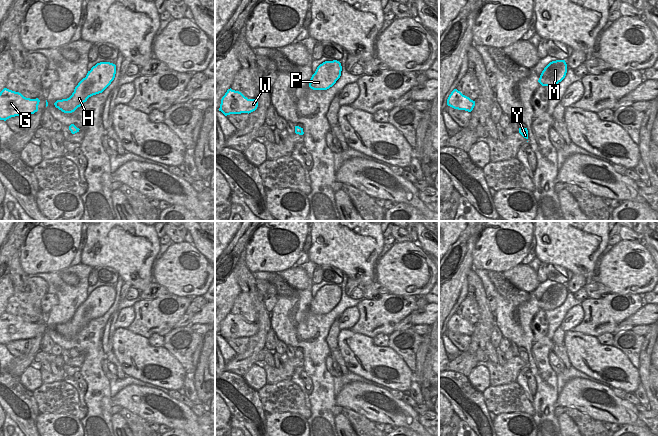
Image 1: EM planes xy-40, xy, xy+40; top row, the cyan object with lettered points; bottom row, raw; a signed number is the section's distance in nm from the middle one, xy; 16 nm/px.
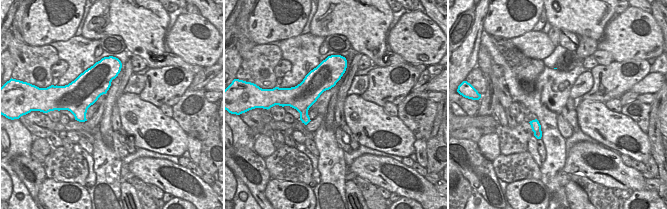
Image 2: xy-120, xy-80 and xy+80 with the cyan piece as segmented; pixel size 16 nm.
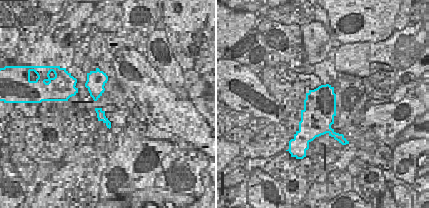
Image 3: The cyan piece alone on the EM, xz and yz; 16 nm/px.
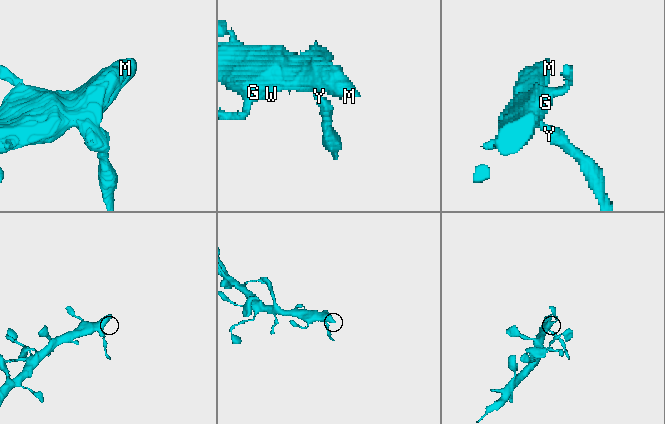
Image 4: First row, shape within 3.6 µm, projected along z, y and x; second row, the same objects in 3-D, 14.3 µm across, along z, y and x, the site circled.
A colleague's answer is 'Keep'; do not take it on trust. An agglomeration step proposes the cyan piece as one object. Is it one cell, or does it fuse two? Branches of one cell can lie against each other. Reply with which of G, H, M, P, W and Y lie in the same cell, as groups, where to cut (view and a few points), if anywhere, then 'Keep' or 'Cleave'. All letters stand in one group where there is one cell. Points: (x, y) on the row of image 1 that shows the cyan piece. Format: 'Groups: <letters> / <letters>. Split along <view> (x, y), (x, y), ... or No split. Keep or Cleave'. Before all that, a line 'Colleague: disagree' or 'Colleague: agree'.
Colleague: agree
Groups: G H M P W Y. No split. Keep

